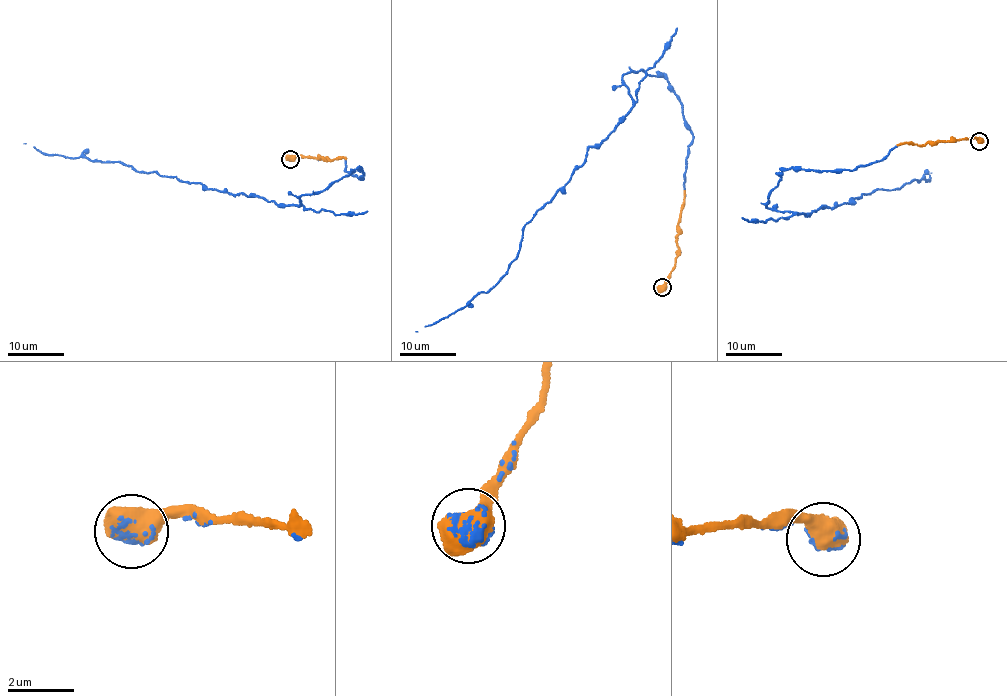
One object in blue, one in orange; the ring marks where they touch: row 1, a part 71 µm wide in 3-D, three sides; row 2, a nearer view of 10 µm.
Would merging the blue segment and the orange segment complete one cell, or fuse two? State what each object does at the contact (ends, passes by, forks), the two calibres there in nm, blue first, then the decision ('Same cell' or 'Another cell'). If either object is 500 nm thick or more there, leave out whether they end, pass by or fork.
Thickness 200 nm (blue) against 950 nm. Same cell

